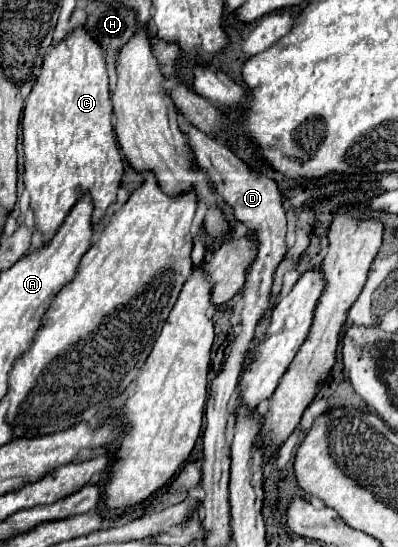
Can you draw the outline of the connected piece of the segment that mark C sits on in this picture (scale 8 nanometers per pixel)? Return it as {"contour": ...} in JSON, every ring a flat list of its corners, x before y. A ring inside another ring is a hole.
{"contour":[[82,26,46,56,24,106,22,146,26,154,24,188,32,198,34,226,42,232,46,244,84,194,90,194,94,204,92,222,100,224,104,220,108,208,116,202,124,164,112,128,106,58]]}

